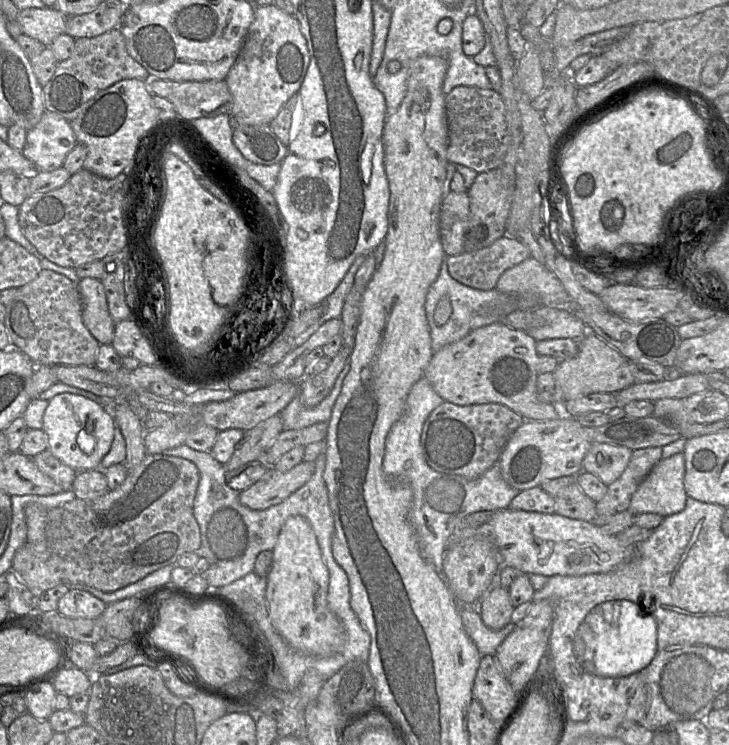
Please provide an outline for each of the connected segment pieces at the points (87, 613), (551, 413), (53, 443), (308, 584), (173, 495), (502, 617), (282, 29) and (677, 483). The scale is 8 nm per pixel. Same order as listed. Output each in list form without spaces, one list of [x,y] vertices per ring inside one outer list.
[[[70,589],[59,599],[57,612],[68,618],[95,619],[106,607],[106,603],[87,591]]]
[[[496,322],[471,331],[464,338],[450,343],[433,354],[424,372],[433,389],[444,401],[460,406],[498,403],[503,404],[525,420],[554,420],[560,418],[551,403],[539,401],[536,392],[538,379],[537,365],[540,355],[536,350],[537,341],[524,330],[517,330],[506,323]]]
[[[72,393],[55,395],[43,415],[42,430],[48,438],[48,450],[77,472],[100,468],[114,438],[116,420],[100,403]]]
[[[299,515],[289,517],[272,553],[266,601],[275,630],[290,646],[309,655],[325,657],[342,651],[348,634],[340,619],[328,608],[329,571],[308,520]]]
[[[146,454],[143,461],[133,470],[129,470],[125,481],[115,490],[109,490],[103,496],[96,499],[79,499],[64,503],[61,506],[52,508],[47,513],[45,530],[42,539],[26,541],[15,553],[11,569],[16,573],[30,592],[39,598],[45,591],[59,586],[72,584],[86,584],[102,592],[113,592],[127,585],[135,583],[152,572],[167,565],[175,565],[178,557],[187,552],[198,552],[200,555],[201,535],[199,525],[193,514],[193,503],[200,480],[200,473],[197,466],[184,458],[166,454]]]
[[[502,586],[488,590],[478,603],[483,622],[493,630],[500,630],[511,622],[514,608],[508,589]]]
[[[274,3],[255,7],[254,19],[248,30],[242,49],[231,67],[226,84],[233,97],[230,116],[235,125],[269,124],[282,106],[299,91],[310,62],[307,42],[293,15],[279,9]]]
[[[683,452],[661,459],[639,485],[627,510],[633,514],[655,513],[663,517],[682,511],[688,498],[684,475]]]

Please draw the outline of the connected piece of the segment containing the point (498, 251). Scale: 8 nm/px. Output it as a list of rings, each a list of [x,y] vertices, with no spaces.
[[[505,234],[491,245],[473,252],[462,252],[447,257],[447,266],[450,276],[459,283],[479,290],[496,288],[497,281],[504,271],[531,257],[528,248],[516,239],[515,236]]]

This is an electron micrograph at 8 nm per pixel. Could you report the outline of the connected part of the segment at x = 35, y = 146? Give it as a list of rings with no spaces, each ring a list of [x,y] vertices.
[[[45,110],[40,121],[27,131],[22,154],[39,172],[62,167],[67,154],[77,144],[69,122],[60,115]]]

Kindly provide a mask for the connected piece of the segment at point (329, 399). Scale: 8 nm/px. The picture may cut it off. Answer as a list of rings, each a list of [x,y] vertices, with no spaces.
[[[348,361],[336,379],[329,395],[316,407],[306,408],[299,394],[284,408],[279,415],[282,418],[284,430],[301,429],[320,422],[329,422],[334,404],[341,393],[343,381],[350,371]]]

